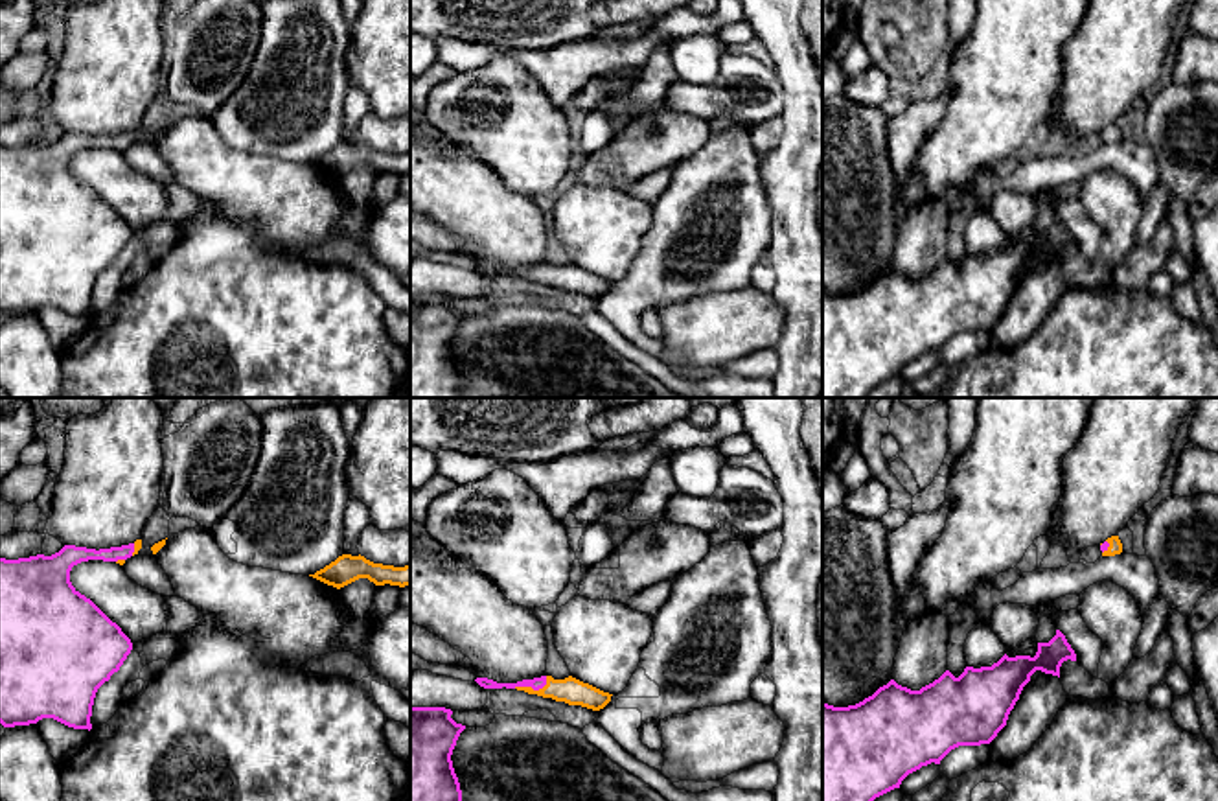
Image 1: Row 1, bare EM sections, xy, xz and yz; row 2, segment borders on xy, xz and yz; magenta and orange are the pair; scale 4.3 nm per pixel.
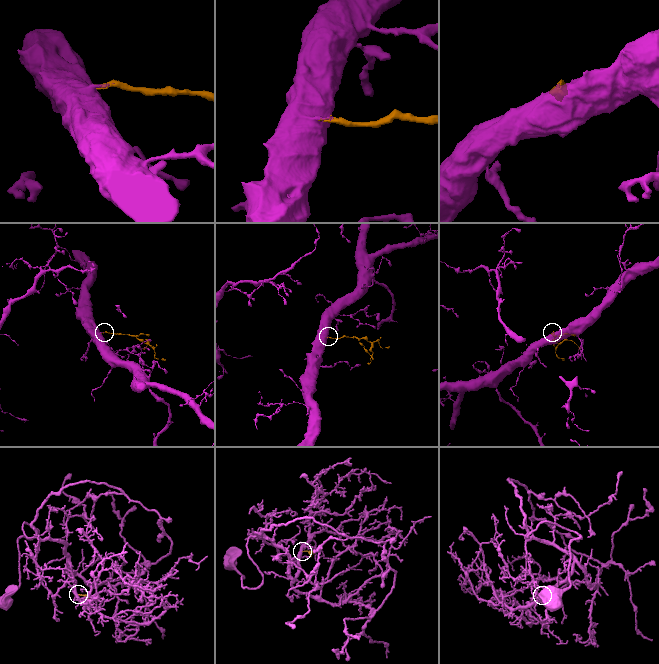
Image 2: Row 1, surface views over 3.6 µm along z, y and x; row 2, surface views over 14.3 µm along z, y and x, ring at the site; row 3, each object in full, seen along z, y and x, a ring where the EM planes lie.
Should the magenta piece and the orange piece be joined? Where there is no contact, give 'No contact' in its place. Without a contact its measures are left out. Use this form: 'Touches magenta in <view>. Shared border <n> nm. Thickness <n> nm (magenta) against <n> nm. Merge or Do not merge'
Touches magenta in xz. Shared border 160 nm. Thickness 60 nm (magenta) against 120 nm. Merge

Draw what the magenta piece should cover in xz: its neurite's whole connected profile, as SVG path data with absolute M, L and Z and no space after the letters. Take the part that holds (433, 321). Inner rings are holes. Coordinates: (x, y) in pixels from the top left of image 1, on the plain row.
M410 295L410 398L465 398L451 348L456 328L465 313L456 311L451 302L453 298L445 295Z

